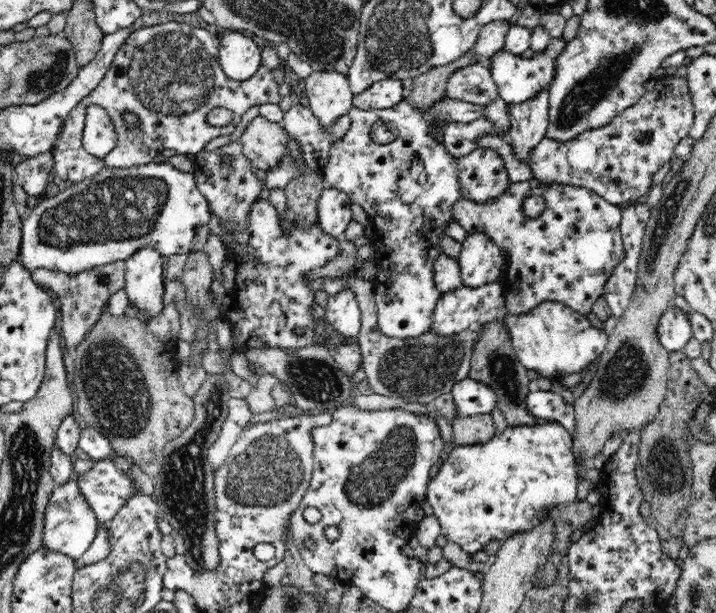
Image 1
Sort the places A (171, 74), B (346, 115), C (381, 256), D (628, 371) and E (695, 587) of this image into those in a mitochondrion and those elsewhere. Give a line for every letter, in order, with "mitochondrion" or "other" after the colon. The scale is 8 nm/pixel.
A: mitochondrion
B: other
C: other
D: mitochondrion
E: mitochondrion

